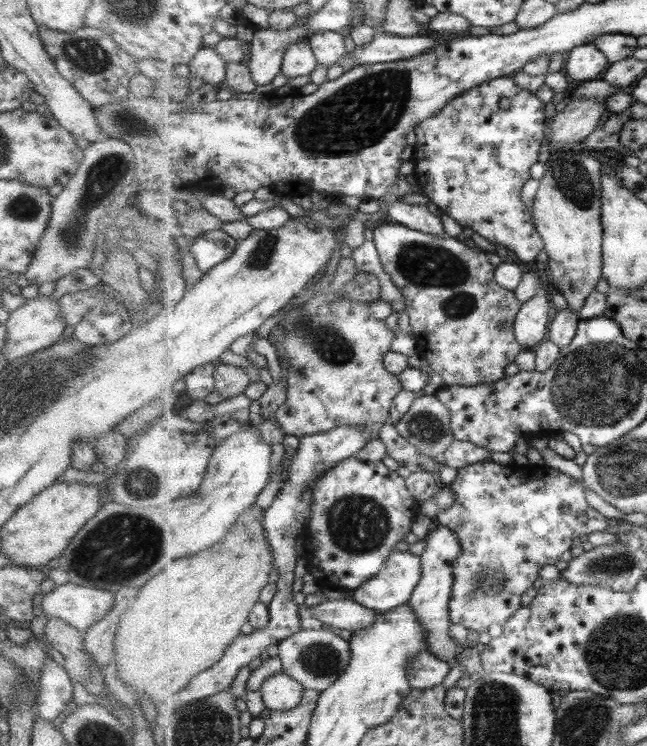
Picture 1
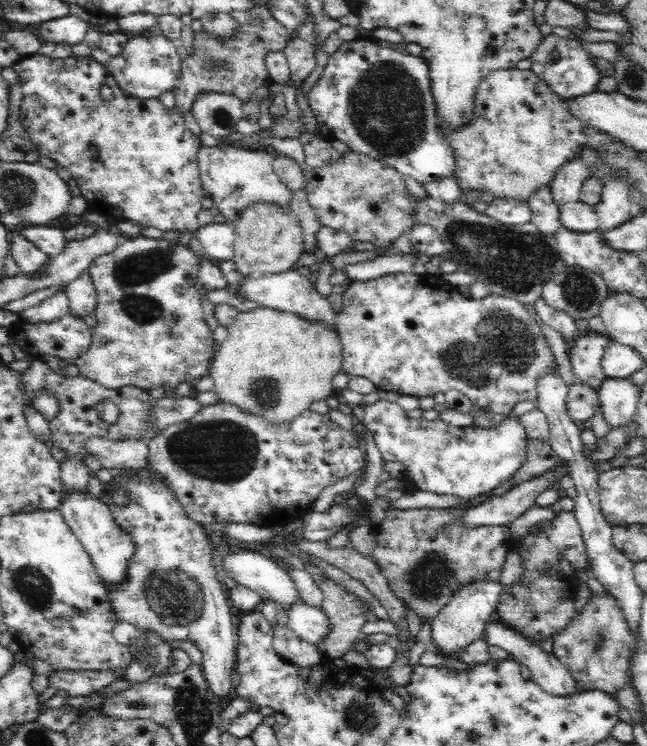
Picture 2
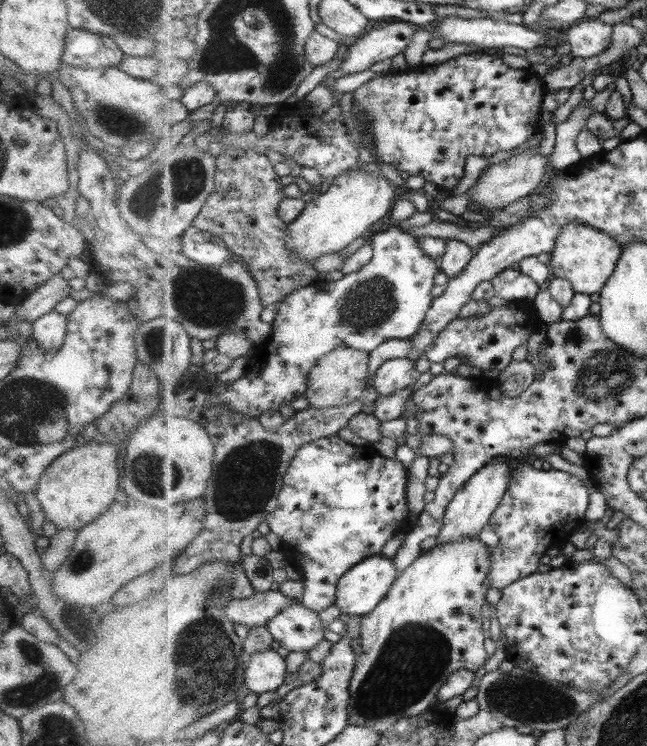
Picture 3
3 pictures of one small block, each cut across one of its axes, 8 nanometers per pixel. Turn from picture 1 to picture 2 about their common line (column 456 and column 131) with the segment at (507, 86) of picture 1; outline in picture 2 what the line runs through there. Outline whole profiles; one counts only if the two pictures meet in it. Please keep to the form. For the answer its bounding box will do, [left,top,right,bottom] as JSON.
[13,53,205,234]

